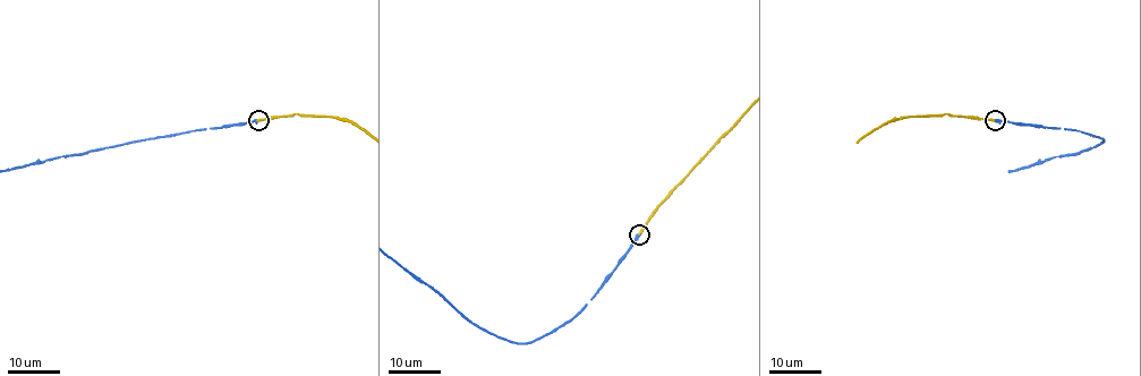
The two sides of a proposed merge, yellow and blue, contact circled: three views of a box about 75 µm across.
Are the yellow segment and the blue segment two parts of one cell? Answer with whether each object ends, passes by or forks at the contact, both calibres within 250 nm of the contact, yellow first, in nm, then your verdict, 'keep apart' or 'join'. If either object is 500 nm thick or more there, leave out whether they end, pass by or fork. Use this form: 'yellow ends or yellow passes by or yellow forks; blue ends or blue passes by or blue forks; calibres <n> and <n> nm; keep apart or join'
yellow ends; blue ends; calibres 320 and 440 nm; join

